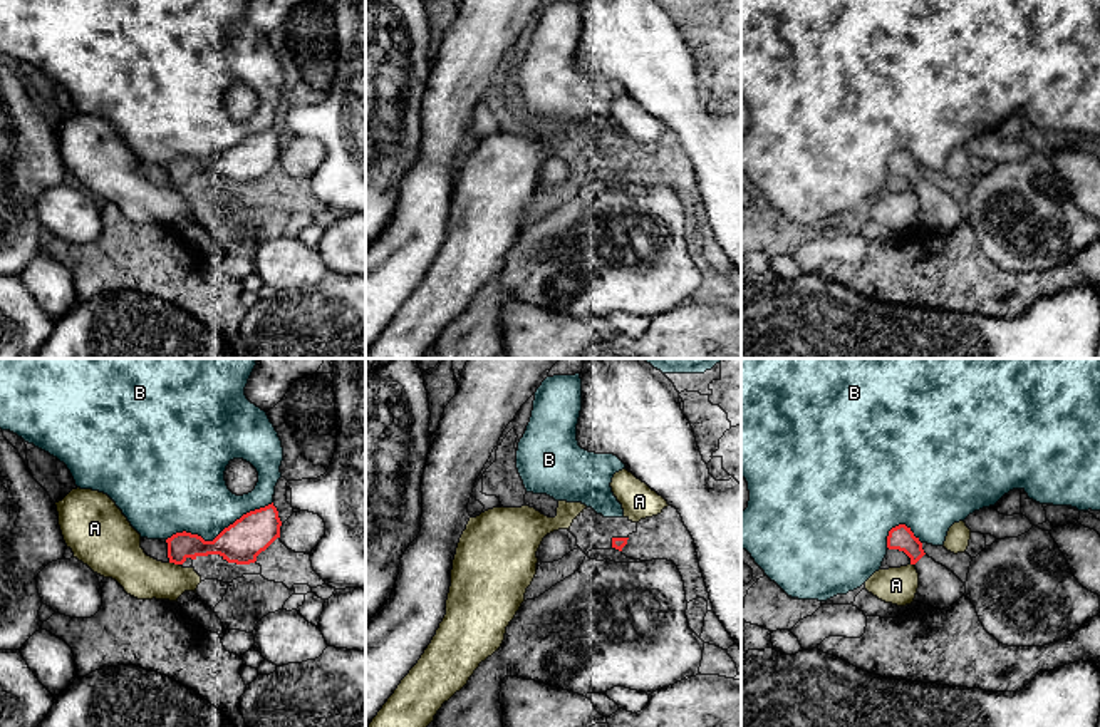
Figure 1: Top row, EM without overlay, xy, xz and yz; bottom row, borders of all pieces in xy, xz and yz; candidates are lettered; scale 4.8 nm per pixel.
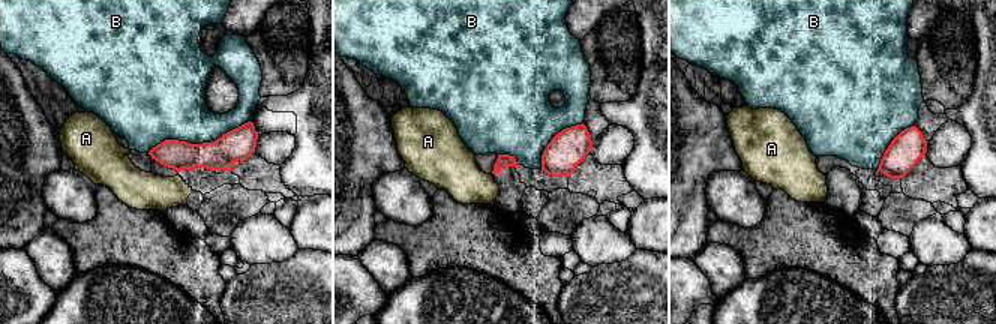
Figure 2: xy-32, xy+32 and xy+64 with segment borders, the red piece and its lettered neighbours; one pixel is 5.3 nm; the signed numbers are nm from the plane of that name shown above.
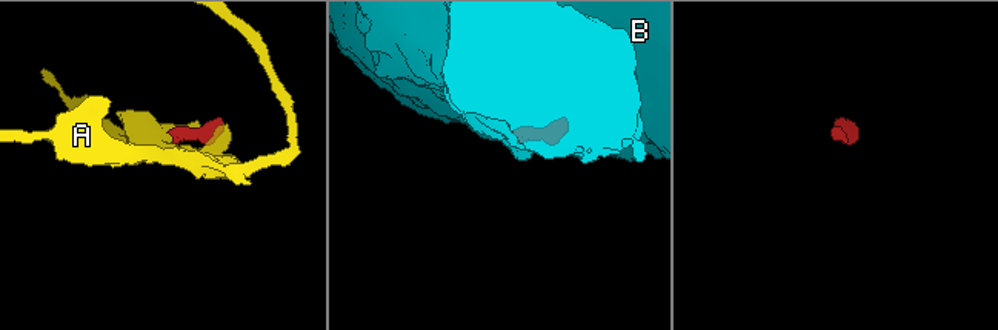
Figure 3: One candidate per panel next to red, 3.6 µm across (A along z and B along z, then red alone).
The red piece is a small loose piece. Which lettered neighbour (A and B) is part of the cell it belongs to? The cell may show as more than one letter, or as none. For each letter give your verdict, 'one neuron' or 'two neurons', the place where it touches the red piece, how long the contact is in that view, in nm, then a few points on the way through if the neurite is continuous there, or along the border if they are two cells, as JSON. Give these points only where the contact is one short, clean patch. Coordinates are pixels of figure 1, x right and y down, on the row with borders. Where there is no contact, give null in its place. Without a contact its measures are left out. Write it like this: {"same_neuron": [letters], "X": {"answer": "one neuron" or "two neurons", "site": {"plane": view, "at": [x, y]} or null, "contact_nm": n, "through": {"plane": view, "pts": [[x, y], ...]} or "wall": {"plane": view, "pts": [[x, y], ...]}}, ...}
{"same_neuron": [], "A": {"answer": "two neurons", "site": {"plane": "xy", "at": [173, 562]}, "contact_nm": 60}, "B": {"answer": "two neurons", "site": {"plane": "xy", "at": [220, 533]}, "contact_nm": 550}}

